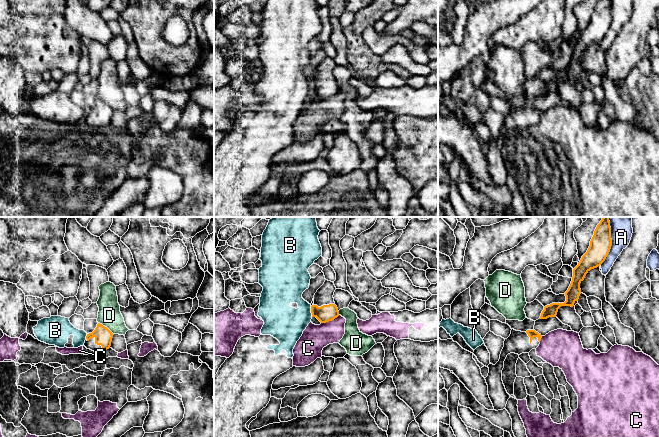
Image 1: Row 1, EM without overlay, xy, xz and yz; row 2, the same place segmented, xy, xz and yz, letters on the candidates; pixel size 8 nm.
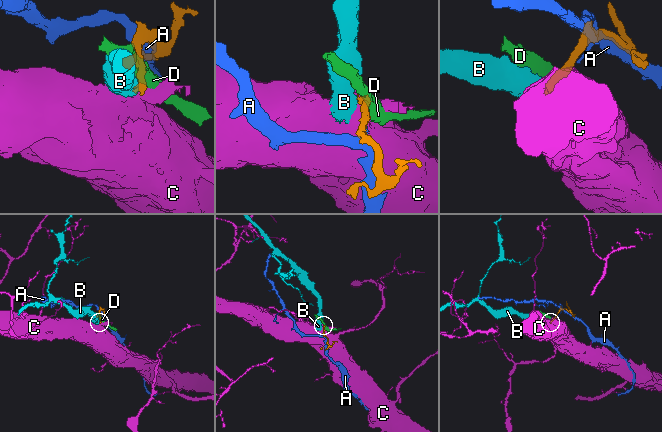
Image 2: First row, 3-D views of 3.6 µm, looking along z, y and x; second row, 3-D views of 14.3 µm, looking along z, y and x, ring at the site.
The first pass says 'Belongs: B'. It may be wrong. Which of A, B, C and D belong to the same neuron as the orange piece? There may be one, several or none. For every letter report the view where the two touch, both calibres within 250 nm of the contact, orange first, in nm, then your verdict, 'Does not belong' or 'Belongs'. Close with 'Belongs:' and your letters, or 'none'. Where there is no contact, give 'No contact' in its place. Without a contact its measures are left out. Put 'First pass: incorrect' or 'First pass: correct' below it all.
A: Touches orange in yz. Thickness 170 nm (orange) against 170 nm. Does not belong
B: Touches orange in xz. Thickness 140 nm (orange) against 280 nm. Does not belong
C: Touches orange in xz. Thickness 140 nm (orange) against 200 nm. Does not belong
D: Touches orange in xy. Thickness 140 nm (orange) against 190 nm. Does not belong
Belongs: none
First pass: incorrect

